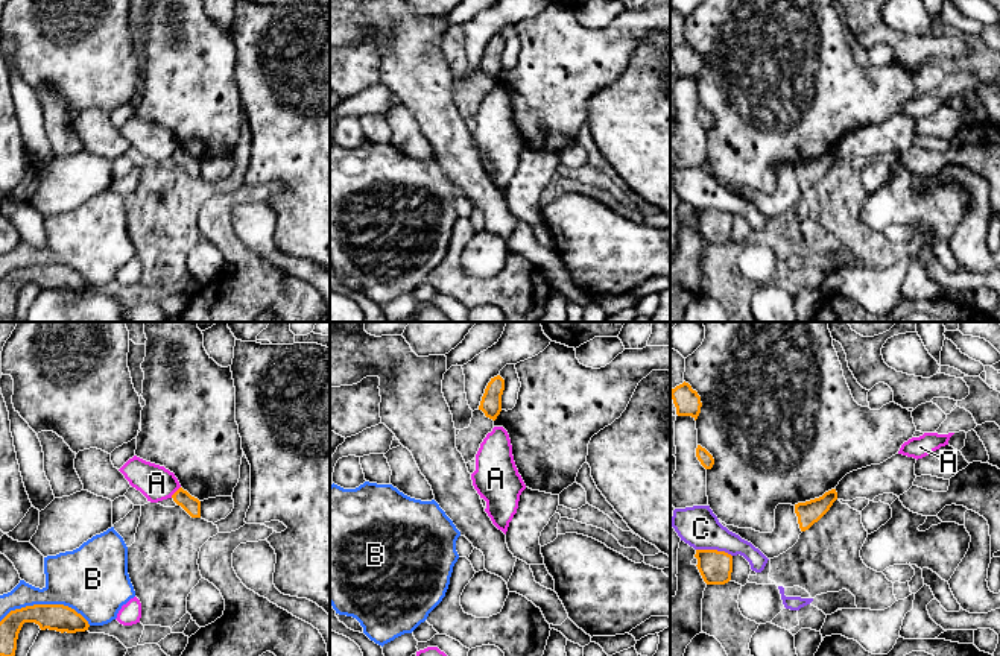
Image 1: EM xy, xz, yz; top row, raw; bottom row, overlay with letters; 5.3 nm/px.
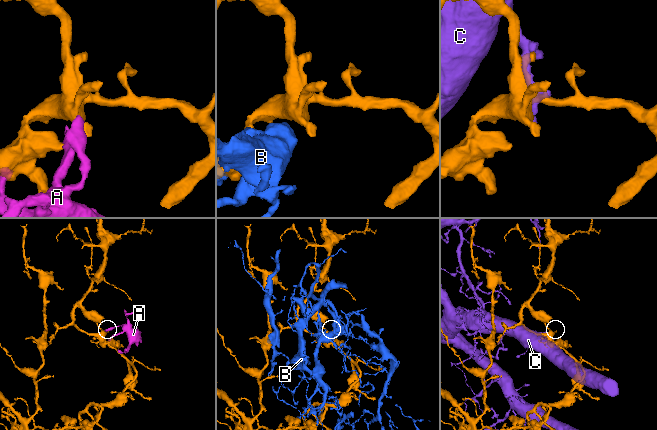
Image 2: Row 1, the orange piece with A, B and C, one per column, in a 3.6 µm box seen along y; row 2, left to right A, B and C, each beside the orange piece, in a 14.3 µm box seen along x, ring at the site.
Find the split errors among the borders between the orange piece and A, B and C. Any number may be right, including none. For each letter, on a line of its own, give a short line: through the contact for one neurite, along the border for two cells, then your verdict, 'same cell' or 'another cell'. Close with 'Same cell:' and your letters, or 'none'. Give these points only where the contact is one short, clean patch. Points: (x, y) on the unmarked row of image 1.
A: another cell
B: another cell
C: another cell
Same cell: none

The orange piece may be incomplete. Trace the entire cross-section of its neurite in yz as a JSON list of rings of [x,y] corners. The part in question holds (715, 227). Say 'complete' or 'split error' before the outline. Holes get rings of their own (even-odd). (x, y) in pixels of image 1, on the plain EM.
complete; [[[696,210],[698,229],[707,244],[725,244],[731,240],[733,216],[717,210]]]

